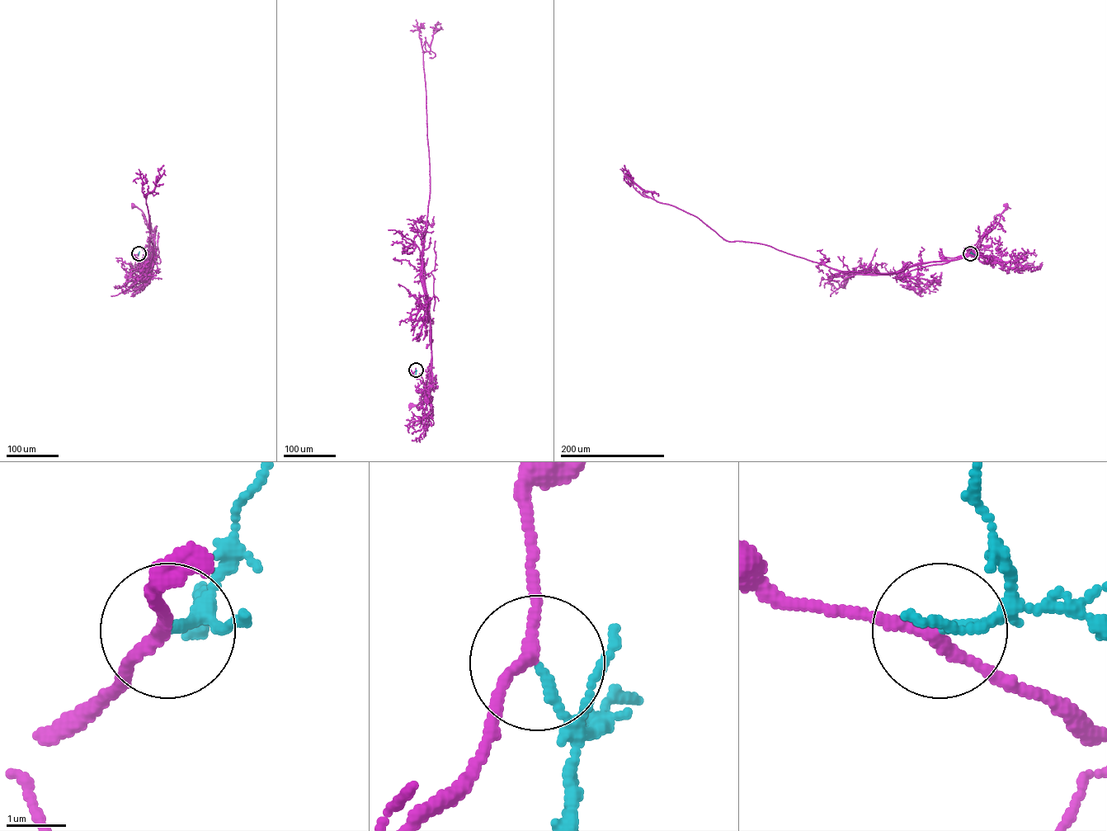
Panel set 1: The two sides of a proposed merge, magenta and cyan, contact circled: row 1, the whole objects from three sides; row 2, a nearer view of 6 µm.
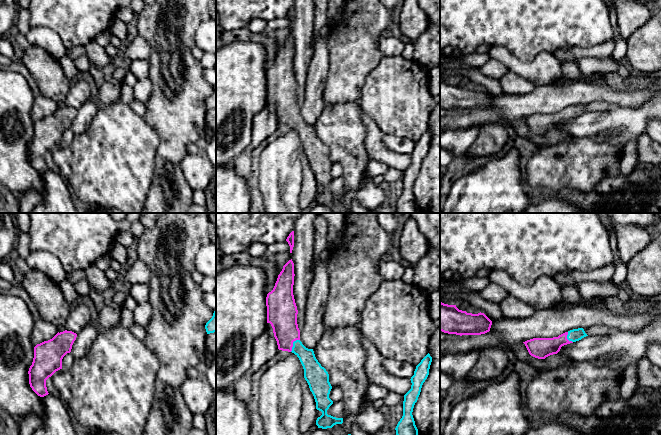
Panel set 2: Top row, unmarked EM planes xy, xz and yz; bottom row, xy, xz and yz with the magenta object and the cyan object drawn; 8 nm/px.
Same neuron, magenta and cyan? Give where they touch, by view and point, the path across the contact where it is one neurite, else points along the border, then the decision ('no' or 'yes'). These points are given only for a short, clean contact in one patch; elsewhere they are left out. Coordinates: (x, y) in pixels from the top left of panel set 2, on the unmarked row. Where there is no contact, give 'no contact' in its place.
xz (292, 120) | across xz (282, 91), (288, 115), (292, 120), (307, 134), (312, 144) | yes

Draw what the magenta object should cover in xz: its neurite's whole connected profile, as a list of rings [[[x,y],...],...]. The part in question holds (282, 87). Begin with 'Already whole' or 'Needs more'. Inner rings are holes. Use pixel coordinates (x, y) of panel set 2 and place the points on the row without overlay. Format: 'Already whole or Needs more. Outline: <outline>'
Needs more. Outline: [[[291,35],[283,42],[273,66],[267,70],[267,99],[273,104],[278,125],[294,129],[303,142],[304,154],[314,172],[316,185],[322,188],[316,201],[322,205],[332,204],[336,200],[342,200],[343,194],[327,190],[333,180],[329,174],[332,165],[329,150],[316,135],[313,125],[306,124],[300,117],[298,86],[293,71],[294,52],[294,39]]]

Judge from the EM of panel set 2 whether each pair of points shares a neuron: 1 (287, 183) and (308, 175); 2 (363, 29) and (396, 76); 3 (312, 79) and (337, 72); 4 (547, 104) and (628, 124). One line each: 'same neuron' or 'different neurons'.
1: different neurons
2: different neurons
3: different neurons
4: different neurons

